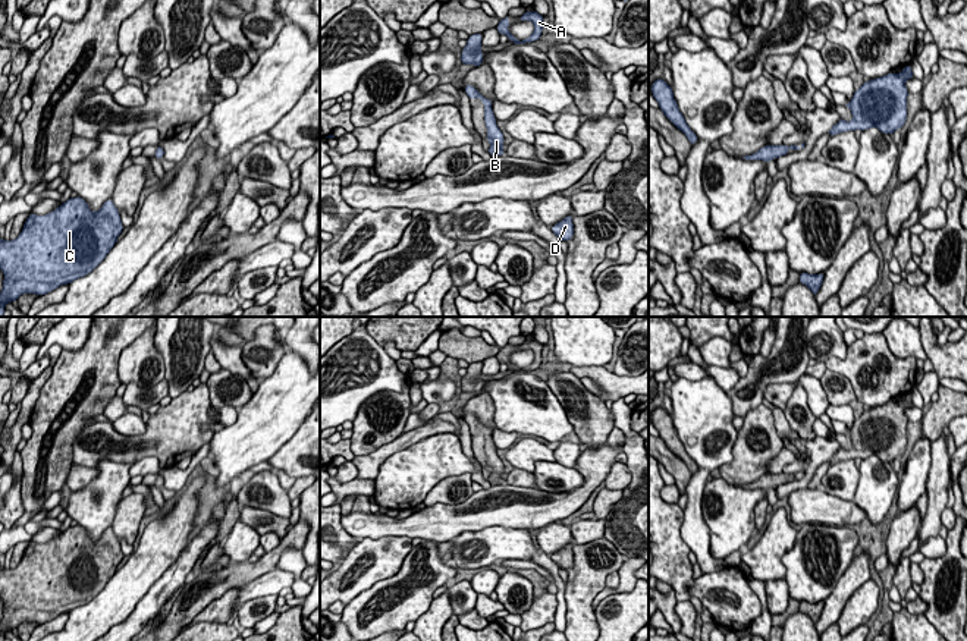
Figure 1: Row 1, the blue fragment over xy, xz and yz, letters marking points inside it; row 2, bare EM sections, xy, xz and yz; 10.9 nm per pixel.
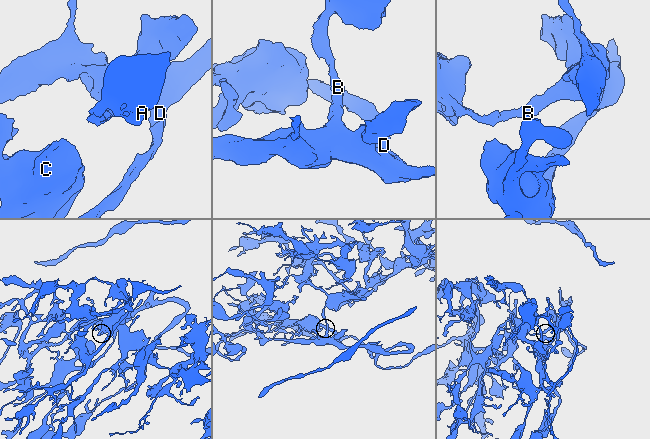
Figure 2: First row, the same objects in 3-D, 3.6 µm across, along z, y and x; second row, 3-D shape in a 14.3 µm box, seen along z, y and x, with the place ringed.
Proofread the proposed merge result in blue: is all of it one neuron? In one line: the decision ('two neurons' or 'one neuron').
one neuron

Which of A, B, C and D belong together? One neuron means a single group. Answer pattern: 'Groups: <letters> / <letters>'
Groups: A B C D

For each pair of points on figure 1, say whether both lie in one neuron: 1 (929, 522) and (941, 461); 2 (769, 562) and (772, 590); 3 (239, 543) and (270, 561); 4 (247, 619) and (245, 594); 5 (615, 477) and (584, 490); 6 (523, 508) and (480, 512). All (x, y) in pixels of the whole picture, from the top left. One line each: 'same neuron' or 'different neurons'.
1: same neuron
2: different neurons
3: different neurons
4: different neurons
5: different neurons
6: same neuron

